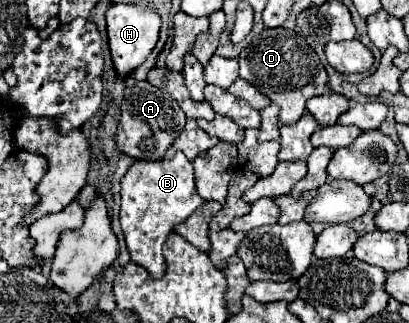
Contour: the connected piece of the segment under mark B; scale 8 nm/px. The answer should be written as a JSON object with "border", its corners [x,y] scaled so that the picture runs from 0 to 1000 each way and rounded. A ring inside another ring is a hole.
{"border":[[[433,471],[423,495],[335,495],[296,551],[296,706],[320,786],[320,805],[350,824],[374,861],[403,848],[408,811],[399,793],[399,755],[433,693],[457,681],[501,619],[482,601],[472,508],[447,471]]]}

